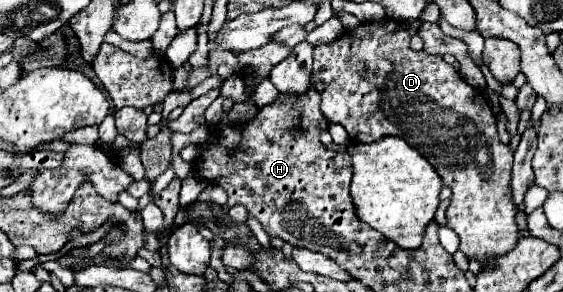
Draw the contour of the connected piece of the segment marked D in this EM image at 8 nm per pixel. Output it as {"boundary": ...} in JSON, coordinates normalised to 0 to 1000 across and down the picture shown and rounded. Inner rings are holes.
{"boundary":[[[677,65],[613,106],[588,154],[563,154],[552,284],[570,318],[570,387],[588,421],[609,428],[620,476],[631,490],[663,490],[694,462],[719,476],[734,503],[758,497],[737,510],[776,579],[787,627],[805,647],[801,702],[794,716],[794,771],[815,805],[815,860],[826,866],[829,887],[847,887],[872,914],[883,880],[904,866],[922,825],[915,764],[918,702],[908,675],[911,517],[883,469],[883,408],[876,401],[861,318],[840,305],[805,223],[787,209],[787,195],[755,175],[741,182],[726,161],[726,140],[730,127],[712,79]]]}

